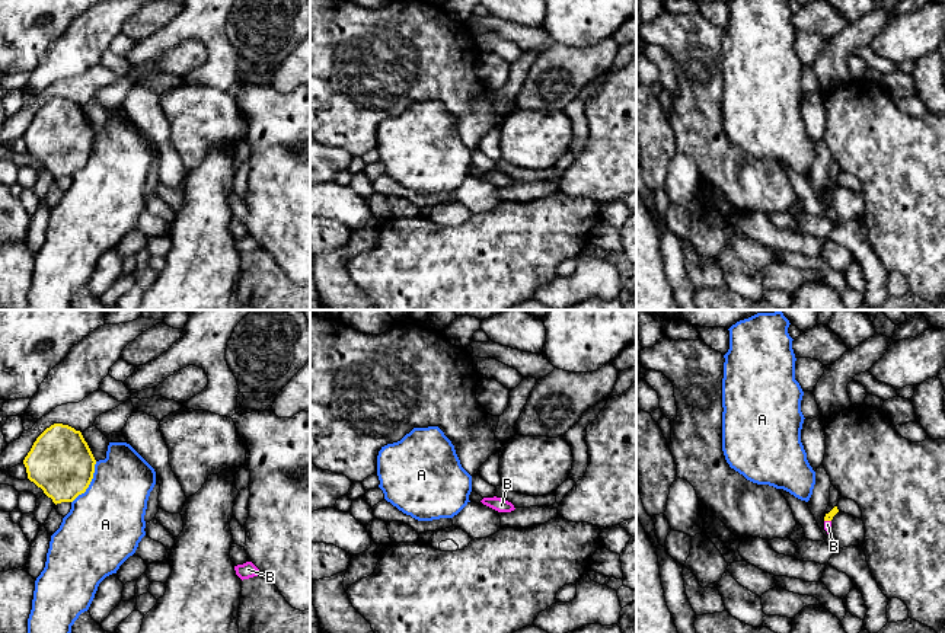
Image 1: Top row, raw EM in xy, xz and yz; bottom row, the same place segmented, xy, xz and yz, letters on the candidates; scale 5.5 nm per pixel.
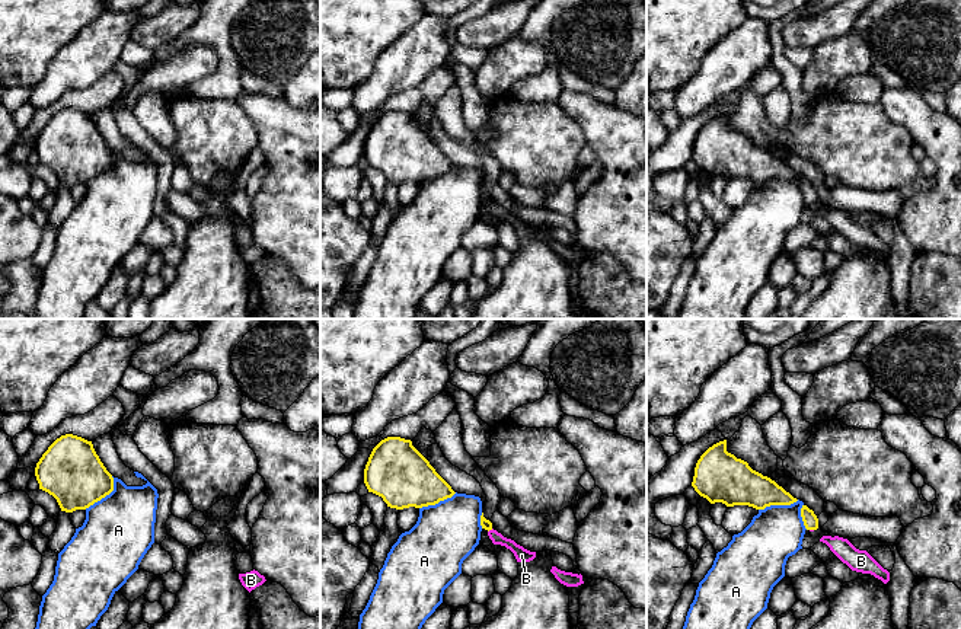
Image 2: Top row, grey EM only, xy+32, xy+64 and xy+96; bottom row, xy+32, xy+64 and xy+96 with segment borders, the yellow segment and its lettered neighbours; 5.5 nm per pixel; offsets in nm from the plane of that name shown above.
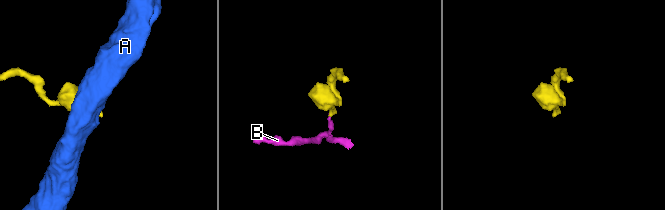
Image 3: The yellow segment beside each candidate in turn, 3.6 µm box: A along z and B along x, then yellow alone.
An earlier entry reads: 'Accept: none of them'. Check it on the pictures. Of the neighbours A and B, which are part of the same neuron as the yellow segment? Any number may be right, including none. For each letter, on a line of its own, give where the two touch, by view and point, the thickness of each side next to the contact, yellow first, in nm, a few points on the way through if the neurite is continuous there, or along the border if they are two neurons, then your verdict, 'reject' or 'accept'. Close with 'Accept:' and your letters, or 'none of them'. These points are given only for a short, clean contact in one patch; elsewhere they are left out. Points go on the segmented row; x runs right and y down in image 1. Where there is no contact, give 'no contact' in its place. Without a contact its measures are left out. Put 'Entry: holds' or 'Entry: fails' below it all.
A: contact xy (89, 483); calibres 360 and 420 nm; reject
B: contact yz (827, 520); calibres 50 and 50 nm; way yz (829, 517), (827, 520), (827, 524); accept
Accept: B
Entry: fails

